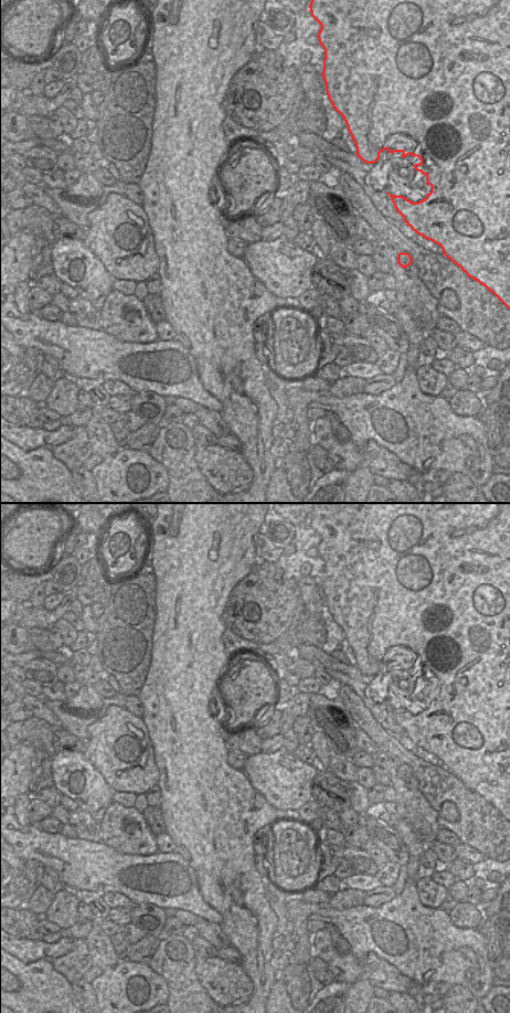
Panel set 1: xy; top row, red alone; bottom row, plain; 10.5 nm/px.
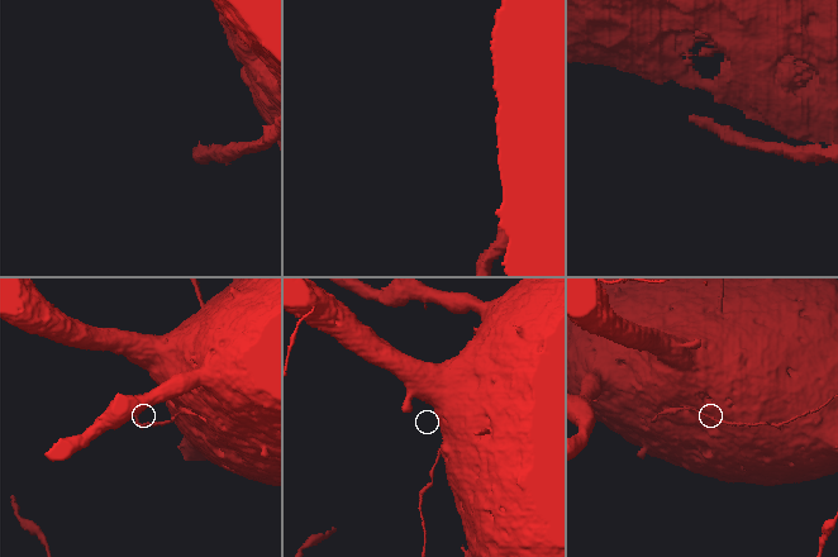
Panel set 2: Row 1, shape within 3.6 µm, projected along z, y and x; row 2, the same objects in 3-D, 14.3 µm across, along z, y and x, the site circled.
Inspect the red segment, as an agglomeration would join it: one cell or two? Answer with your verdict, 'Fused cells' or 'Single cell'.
Fused cells

